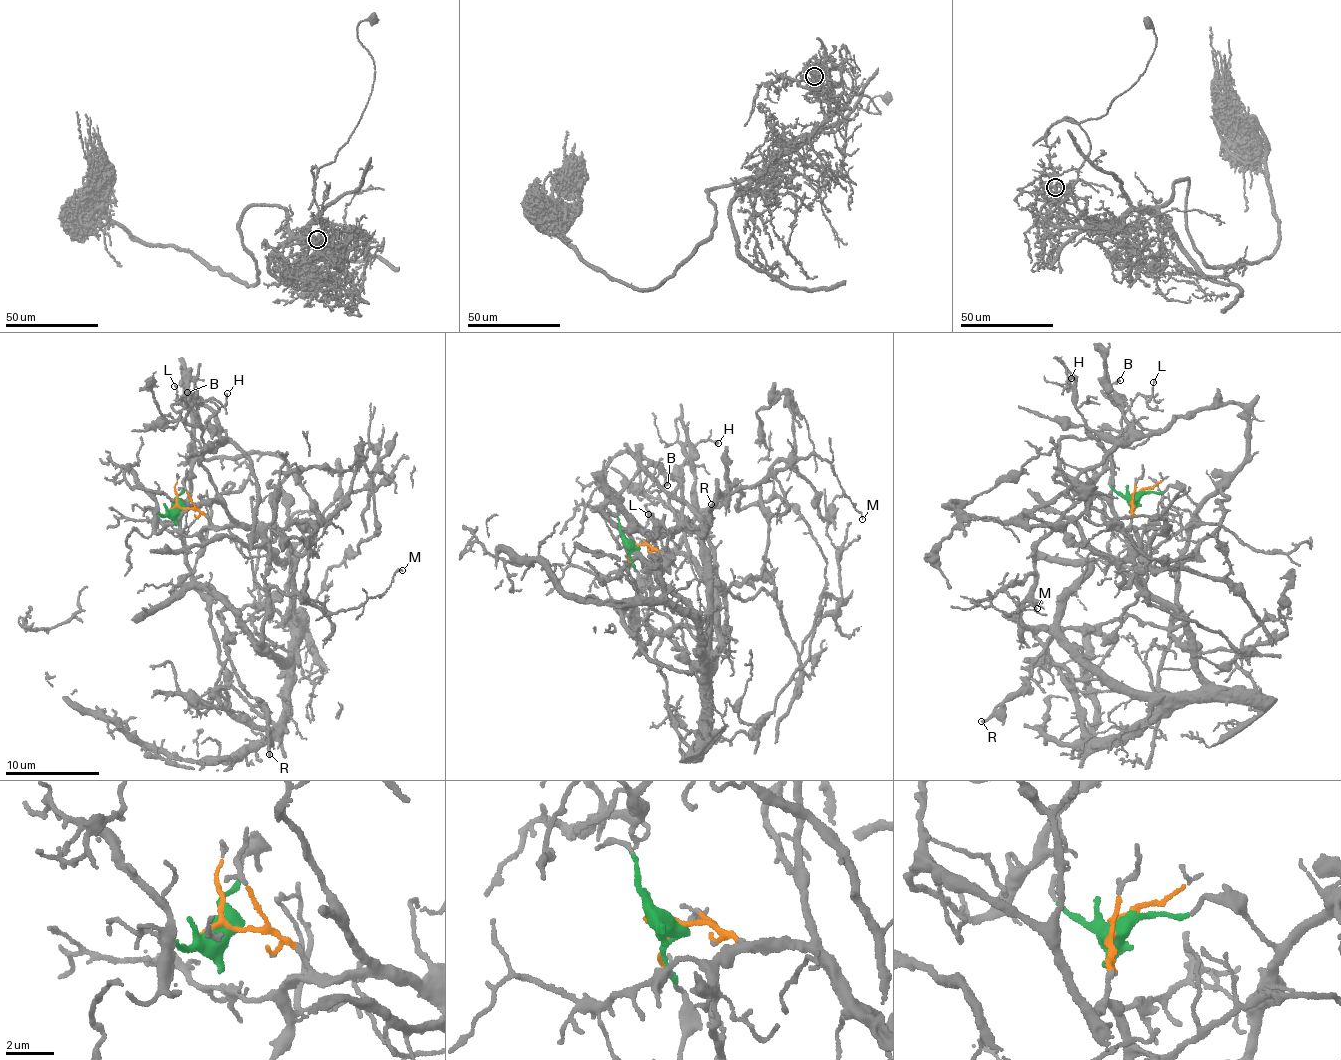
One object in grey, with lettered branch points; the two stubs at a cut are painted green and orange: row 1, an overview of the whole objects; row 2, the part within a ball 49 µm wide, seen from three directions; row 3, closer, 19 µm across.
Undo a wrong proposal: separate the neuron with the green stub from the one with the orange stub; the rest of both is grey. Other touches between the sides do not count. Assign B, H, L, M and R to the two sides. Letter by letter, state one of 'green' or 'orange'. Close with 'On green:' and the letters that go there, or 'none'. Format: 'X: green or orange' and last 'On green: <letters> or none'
B: green
H: orange
L: orange
M: orange
R: green
On green: B, R

